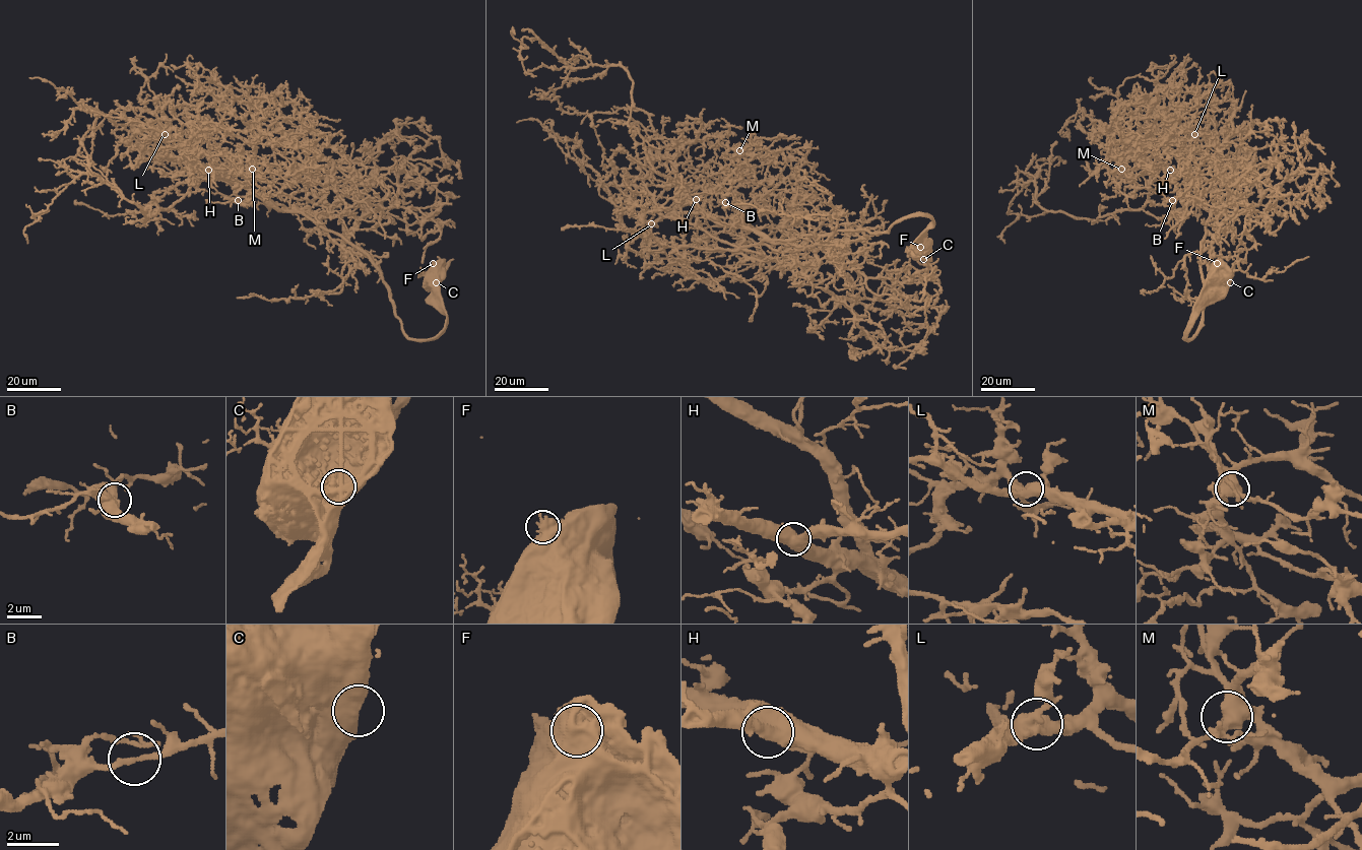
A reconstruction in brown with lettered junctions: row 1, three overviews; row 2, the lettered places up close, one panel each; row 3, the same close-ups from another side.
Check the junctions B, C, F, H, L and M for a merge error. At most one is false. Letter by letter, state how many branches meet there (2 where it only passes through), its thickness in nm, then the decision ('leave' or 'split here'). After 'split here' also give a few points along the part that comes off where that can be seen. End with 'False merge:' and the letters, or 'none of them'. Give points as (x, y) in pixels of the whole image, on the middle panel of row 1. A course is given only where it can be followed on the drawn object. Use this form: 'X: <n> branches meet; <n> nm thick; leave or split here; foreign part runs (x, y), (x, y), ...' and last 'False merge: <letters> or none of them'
B: 2 branches meet; 240 nm thick; leave
C: 1 branches meet; 850 nm thick; leave
F: 1 branches meet; 600 nm thick; split here; foreign part runs (920, 247), (923, 257), (932, 269), (924, 286), (928, 295), (925, 312), (927, 330), (924, 338)
H: 2 branches meet; 600 nm thick; leave
L: 3 branches meet; 440 nm thick; leave
M: 2 branches meet; 550 nm thick; leave
False merge: F

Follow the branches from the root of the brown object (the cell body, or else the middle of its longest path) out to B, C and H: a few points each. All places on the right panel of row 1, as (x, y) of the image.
B: (1217, 276), (1190, 317), (1186, 339), (1203, 315), (1201, 243), (1210, 211), (1195, 196), (1172, 200)
C: (1217, 276), (1216, 273), (1221, 273), (1230, 282)
H: (1217, 276), (1190, 317), (1186, 339), (1203, 315), (1201, 243), (1210, 211), (1194, 184), (1170, 170)

